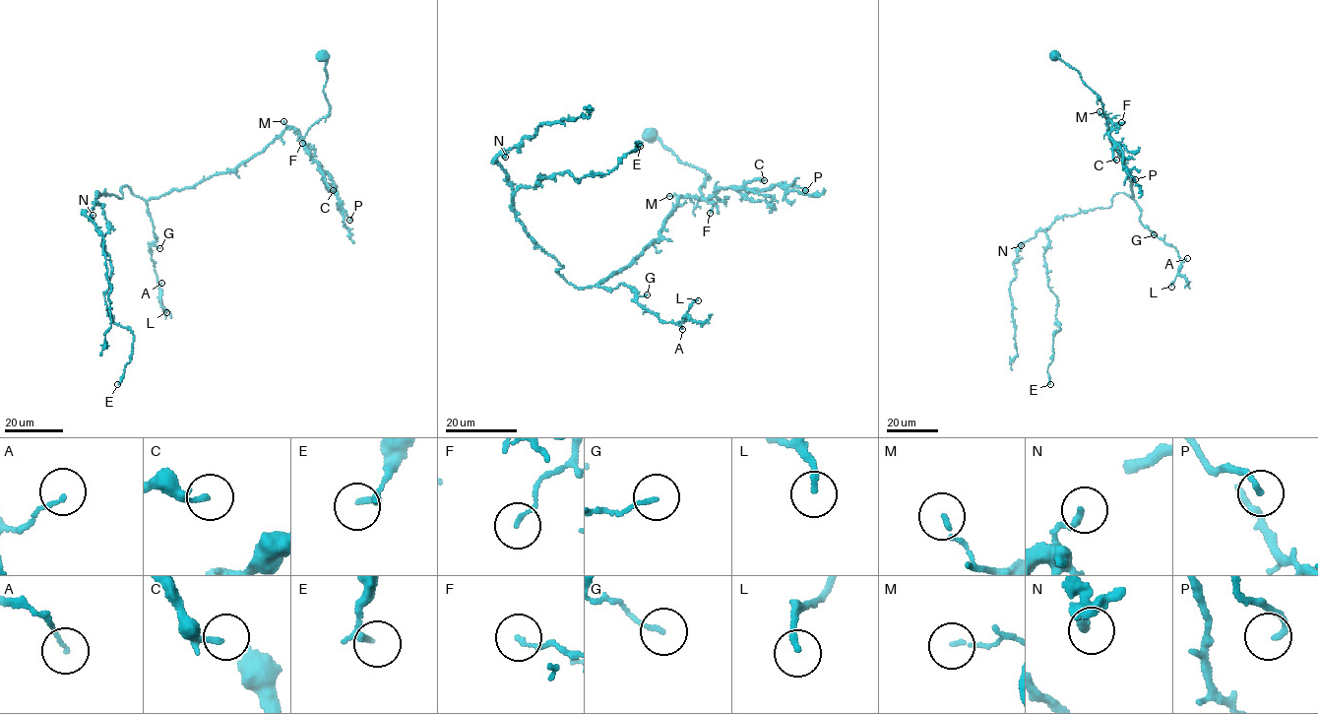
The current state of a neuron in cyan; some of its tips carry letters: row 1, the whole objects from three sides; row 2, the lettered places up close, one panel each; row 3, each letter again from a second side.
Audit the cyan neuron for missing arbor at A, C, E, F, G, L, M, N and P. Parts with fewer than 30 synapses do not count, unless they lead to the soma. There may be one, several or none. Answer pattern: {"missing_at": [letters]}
{"missing_at": ["L"]}

